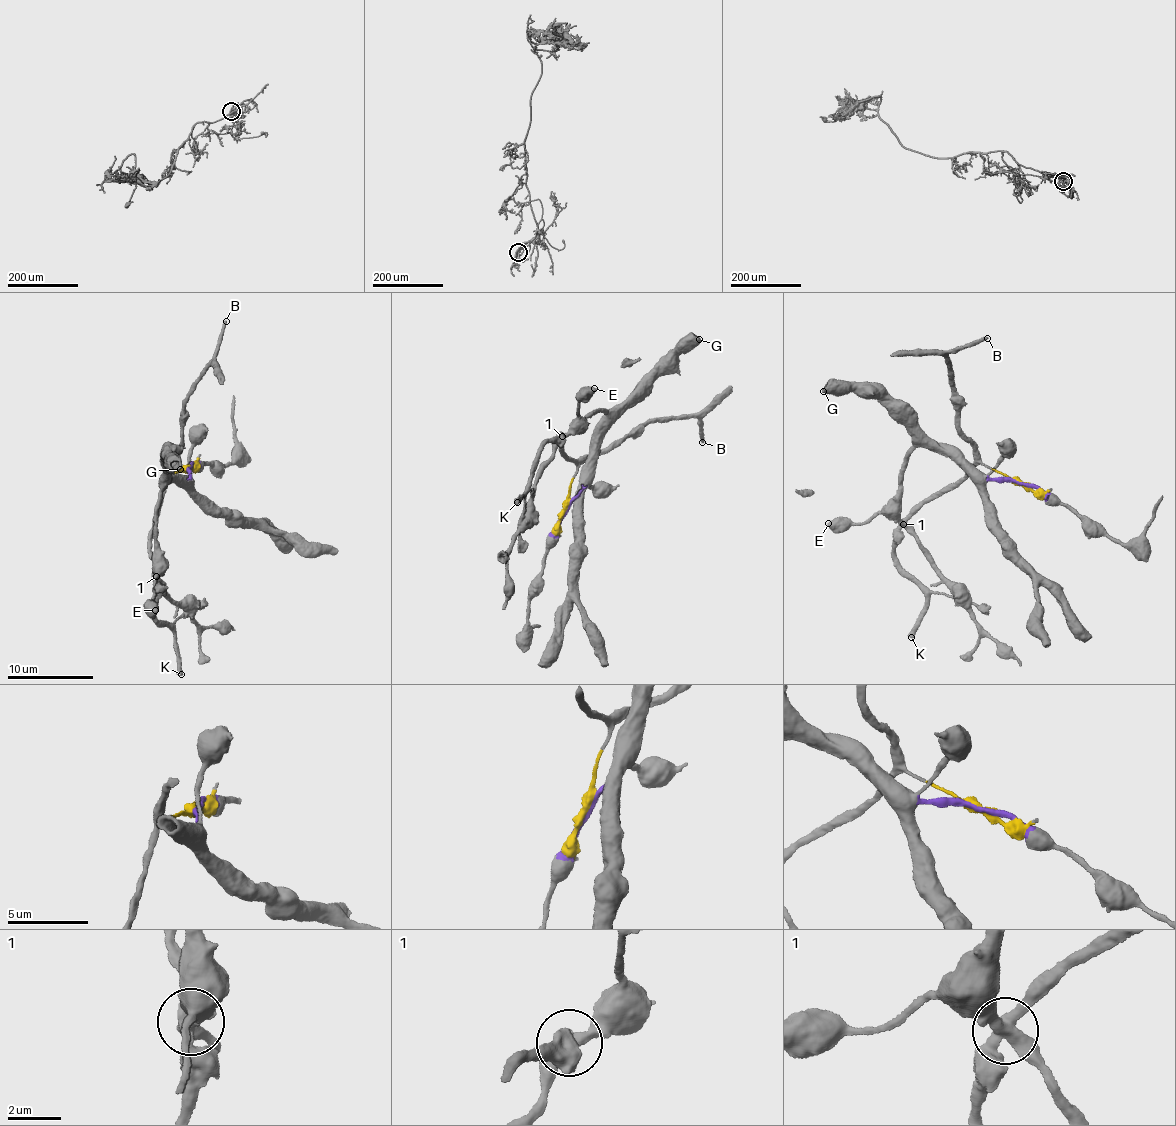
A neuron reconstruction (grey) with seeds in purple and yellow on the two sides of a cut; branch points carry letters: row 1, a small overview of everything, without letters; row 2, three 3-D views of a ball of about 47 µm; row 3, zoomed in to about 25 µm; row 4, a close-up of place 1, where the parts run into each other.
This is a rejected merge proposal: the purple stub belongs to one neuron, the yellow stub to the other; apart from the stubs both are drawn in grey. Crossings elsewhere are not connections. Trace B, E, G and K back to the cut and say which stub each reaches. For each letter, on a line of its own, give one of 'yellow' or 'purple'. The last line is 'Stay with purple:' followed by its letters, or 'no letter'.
B: yellow
E: purple
G: purple
K: yellow
Stay with purple: E, G

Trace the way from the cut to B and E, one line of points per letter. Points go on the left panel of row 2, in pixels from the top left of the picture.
B: (187, 468), (173, 474), (170, 470), (171, 456), (179, 451), (181, 441), (183, 399), (219, 347), (225, 321)
E: (189, 468), (188, 476), (162, 488), (156, 507), (151, 601), (155, 611)

